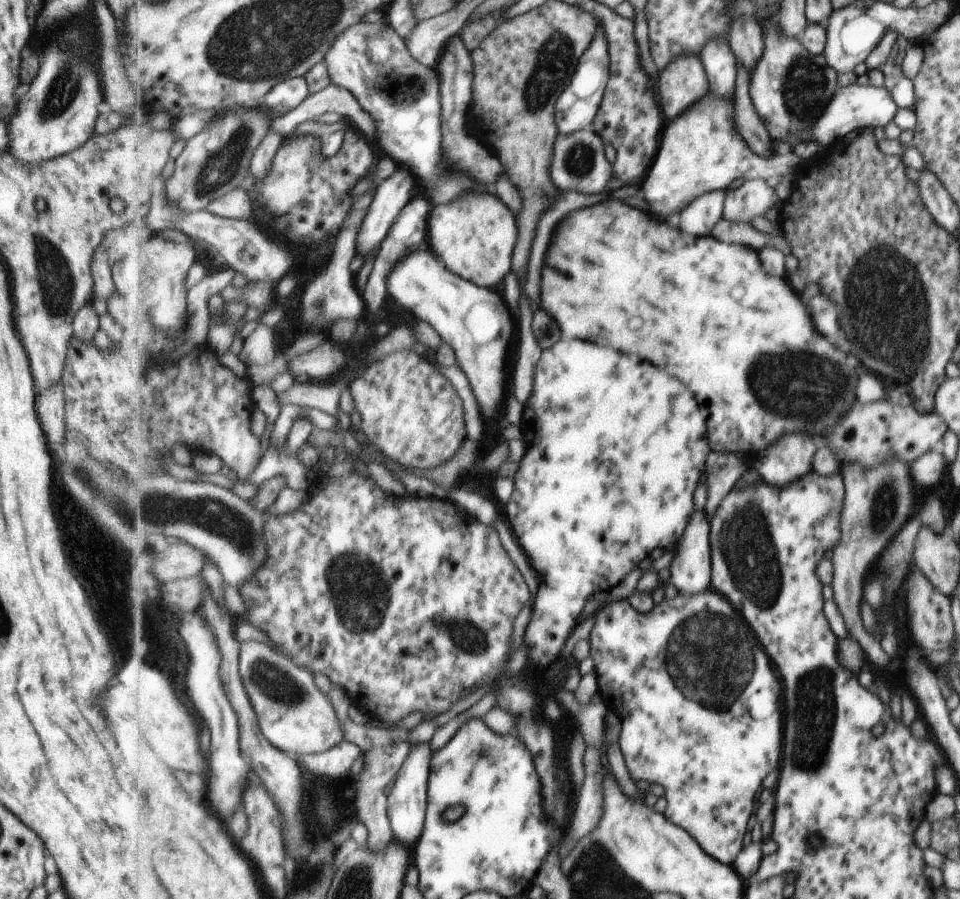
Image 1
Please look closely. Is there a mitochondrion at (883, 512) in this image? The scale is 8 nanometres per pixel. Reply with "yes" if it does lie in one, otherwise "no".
yes

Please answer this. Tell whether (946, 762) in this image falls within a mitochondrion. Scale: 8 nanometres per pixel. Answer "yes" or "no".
no

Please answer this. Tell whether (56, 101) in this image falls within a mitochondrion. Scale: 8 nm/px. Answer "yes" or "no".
yes

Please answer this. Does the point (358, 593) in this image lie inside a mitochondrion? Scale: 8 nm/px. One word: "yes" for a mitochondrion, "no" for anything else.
yes

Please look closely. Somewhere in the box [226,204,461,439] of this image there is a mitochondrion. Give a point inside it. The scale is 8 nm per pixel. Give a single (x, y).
(320, 306)

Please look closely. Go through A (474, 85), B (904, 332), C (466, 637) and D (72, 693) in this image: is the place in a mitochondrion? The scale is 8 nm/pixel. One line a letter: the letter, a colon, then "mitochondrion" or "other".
A: other
B: mitochondrion
C: mitochondrion
D: other

